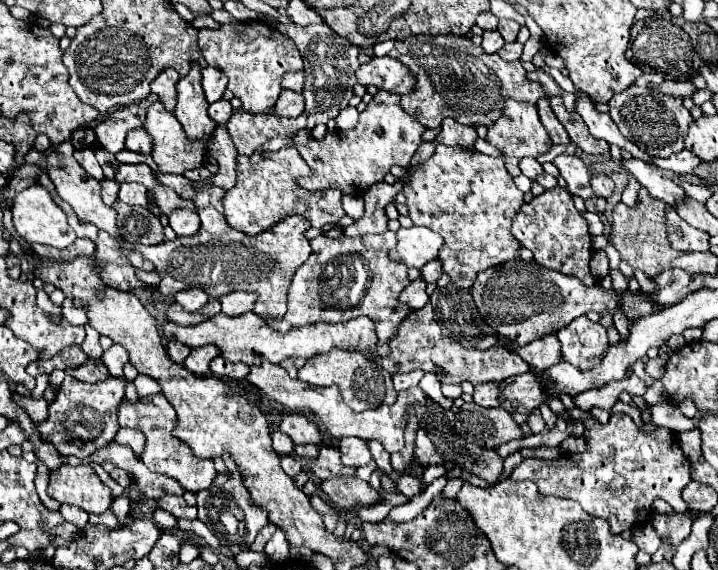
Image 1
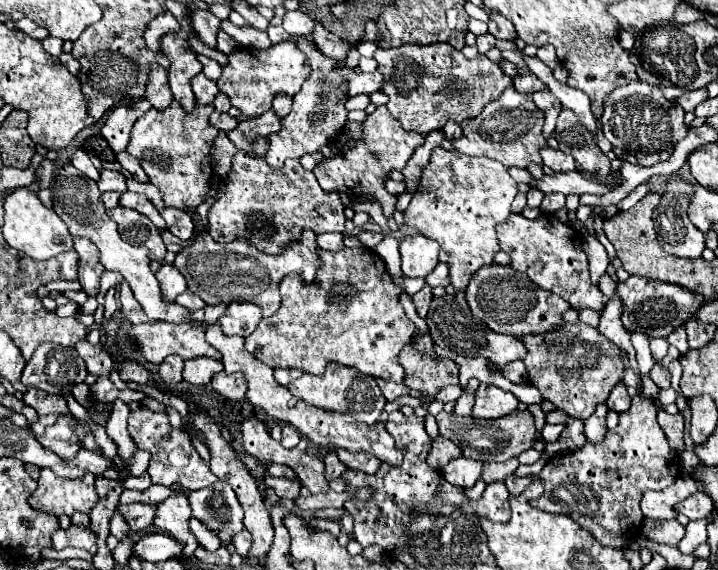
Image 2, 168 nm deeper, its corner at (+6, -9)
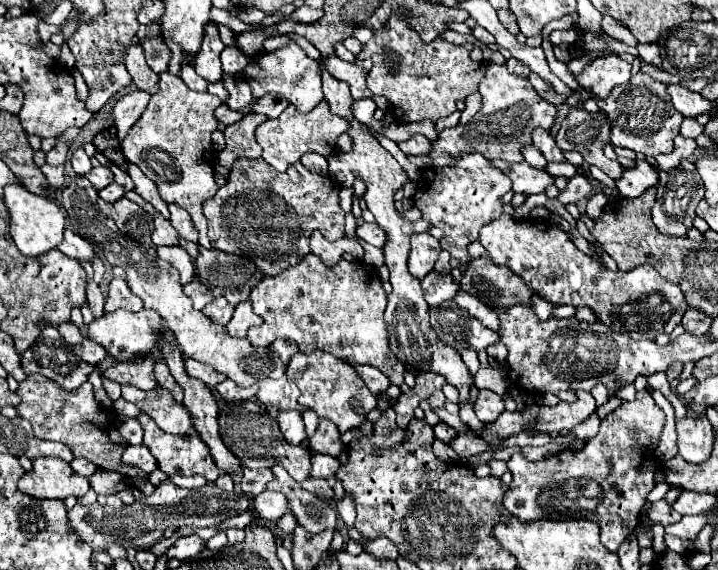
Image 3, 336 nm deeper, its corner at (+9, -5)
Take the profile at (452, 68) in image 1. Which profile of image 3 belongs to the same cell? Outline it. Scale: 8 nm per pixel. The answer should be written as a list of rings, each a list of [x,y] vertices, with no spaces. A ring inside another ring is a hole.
[[[397,13],[387,19],[383,29],[373,29],[373,33],[373,39],[367,41],[355,57],[369,57],[373,61],[373,69],[367,73],[367,85],[375,95],[389,99],[395,121],[411,123],[431,119],[437,123],[441,117],[457,111],[457,101],[465,101],[469,93],[475,93],[479,81],[485,77],[485,63],[471,61],[465,47],[451,45],[441,37],[423,43]]]

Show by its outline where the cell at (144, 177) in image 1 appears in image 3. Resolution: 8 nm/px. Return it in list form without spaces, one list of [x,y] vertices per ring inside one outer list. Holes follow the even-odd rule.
[[[103,165],[91,169],[85,177],[93,183],[93,187],[95,187],[97,191],[101,191],[101,189],[107,187],[109,183],[113,183],[113,173],[111,173],[107,167],[103,167]]]

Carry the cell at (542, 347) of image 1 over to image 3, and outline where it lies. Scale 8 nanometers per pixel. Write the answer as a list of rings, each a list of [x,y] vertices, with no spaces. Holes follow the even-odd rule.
[[[445,301],[437,307],[431,307],[429,315],[431,315],[431,327],[437,331],[439,339],[443,343],[449,343],[457,351],[461,349],[481,351],[499,341],[497,333],[481,325],[455,301]]]

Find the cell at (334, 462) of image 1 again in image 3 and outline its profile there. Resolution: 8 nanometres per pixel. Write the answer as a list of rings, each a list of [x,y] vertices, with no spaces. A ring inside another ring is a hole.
[[[243,469],[243,483],[241,489],[243,493],[259,495],[265,491],[265,485],[273,479],[271,469]]]

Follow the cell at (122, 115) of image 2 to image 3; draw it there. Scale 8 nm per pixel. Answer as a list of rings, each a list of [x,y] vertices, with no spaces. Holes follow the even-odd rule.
[[[133,91],[127,93],[123,99],[117,101],[113,115],[115,115],[115,127],[117,127],[117,135],[119,139],[125,139],[125,135],[129,133],[129,129],[137,123],[137,119],[143,115],[147,103],[149,103],[149,93],[145,91]]]

